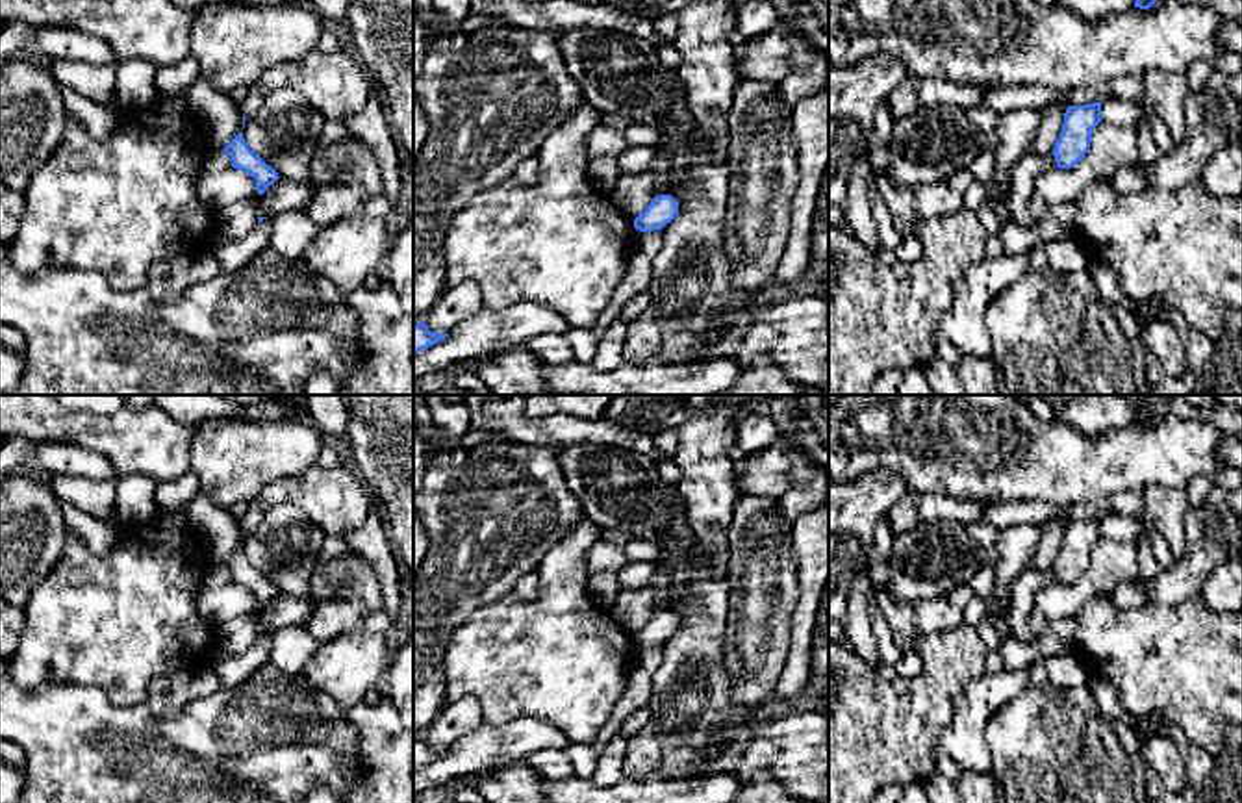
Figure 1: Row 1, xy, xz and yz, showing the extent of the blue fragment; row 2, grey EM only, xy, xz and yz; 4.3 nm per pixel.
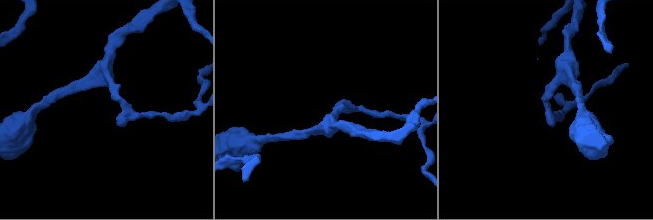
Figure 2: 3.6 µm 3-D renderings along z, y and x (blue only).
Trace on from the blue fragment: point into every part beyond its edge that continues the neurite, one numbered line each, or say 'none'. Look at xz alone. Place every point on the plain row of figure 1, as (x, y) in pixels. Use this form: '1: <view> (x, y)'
none

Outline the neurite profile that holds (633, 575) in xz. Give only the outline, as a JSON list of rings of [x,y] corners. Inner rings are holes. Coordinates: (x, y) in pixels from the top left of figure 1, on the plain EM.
[[[627,562],[617,571],[617,582],[621,590],[638,590],[653,584],[654,564],[653,562]]]

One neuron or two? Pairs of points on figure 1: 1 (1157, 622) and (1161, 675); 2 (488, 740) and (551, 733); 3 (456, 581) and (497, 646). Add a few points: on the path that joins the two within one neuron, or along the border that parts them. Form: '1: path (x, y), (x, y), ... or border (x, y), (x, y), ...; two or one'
1: path (1157, 635), (1161, 662); one
2: path (503, 740), (536, 735); one
3: border (512, 592), (482, 603), (456, 629), (449, 646); two

